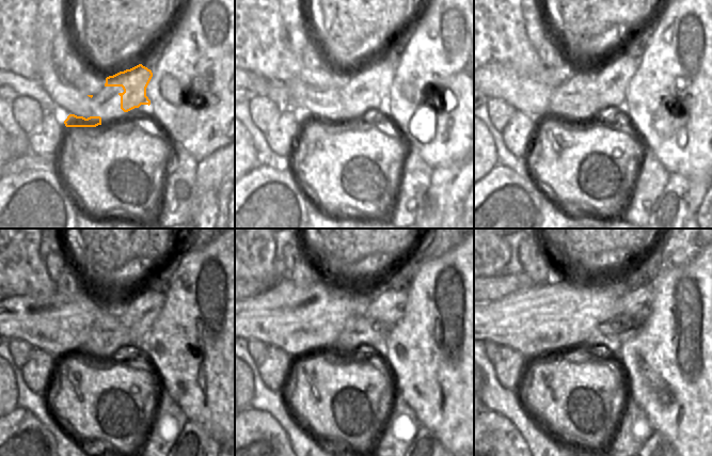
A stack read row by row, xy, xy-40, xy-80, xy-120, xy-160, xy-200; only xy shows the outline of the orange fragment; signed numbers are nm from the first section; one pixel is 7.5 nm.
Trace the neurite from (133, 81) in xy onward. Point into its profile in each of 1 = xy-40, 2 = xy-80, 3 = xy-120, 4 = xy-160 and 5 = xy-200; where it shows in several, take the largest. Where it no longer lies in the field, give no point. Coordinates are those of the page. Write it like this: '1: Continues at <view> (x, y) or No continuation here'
1: Continues at xy-40 (375, 78)
2: Continues at xy-80 (613, 77)
3: Continues at xy-120 (138, 314)
4: Continues at xy-160 (388, 305)
5: Continues at xy-200 (633, 308).

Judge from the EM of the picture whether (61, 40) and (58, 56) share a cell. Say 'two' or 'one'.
one

